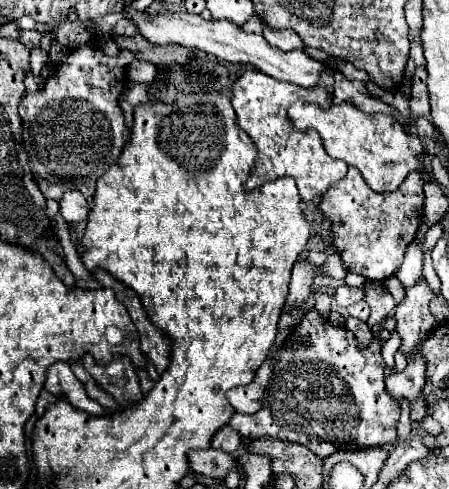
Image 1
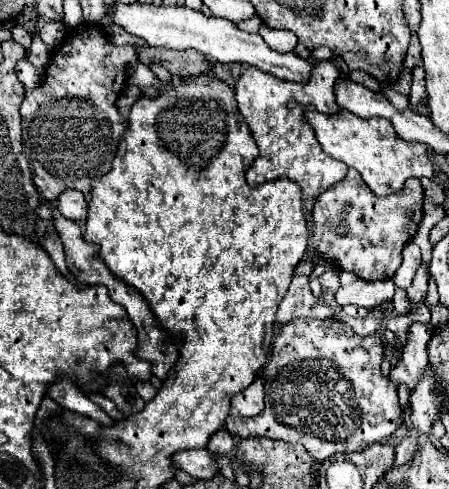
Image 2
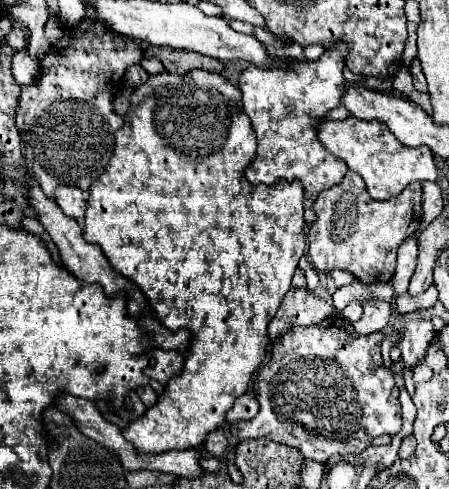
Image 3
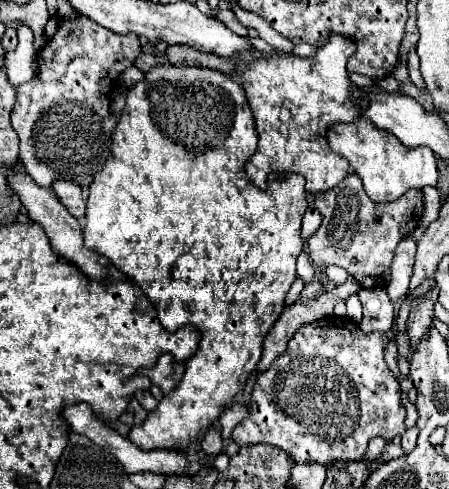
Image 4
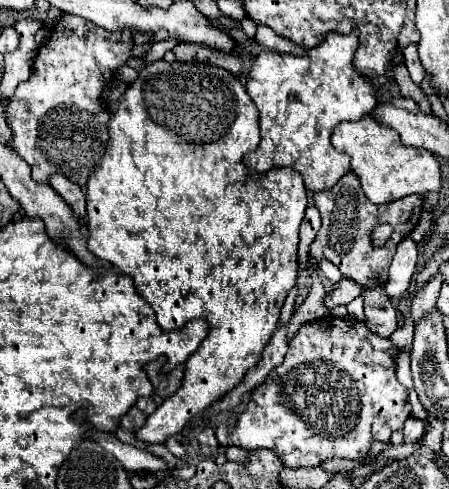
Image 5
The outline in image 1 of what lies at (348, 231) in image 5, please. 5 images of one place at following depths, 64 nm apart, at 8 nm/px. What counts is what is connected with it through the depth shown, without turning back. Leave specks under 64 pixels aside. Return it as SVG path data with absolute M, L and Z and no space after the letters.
M350 166L348 174L328 188L322 196L320 212L330 220L330 240L346 270L372 282L384 282L396 274L402 264L404 250L414 240L422 222L422 186L422 176L412 172L412 176L408 176L396 192L386 192L386 196L380 196L368 188L360 170Z

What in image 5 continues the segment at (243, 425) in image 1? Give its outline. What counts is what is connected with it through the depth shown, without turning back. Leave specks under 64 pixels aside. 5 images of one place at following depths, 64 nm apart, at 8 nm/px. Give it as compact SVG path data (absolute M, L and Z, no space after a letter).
M328 316L324 320L304 324L290 340L280 368L270 372L268 380L252 392L246 410L230 432L232 444L244 450L274 450L286 468L318 466L326 458L362 460L374 440L390 442L392 432L400 430L412 412L408 388L396 380L398 356L398 346L376 336L374 332L368 332L366 324L360 320Z

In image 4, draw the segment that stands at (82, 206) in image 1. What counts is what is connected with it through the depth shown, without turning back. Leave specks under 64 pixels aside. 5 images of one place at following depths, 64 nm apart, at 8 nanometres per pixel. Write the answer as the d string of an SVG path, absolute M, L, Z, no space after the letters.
M56 180L52 184L52 190L56 192L56 196L60 198L60 202L68 208L68 212L72 216L76 216L76 218L82 218L84 216L86 202L82 198L82 190L76 184L72 184L68 180Z

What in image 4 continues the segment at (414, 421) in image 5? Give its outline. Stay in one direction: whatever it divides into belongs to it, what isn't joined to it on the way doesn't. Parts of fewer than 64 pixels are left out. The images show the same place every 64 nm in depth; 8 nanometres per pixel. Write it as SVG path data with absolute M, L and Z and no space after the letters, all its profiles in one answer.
M416 426L408 428L408 430L404 432L404 436L402 436L402 448L404 448L406 452L412 452L412 448L416 446L416 438L418 438L418 428L416 428Z

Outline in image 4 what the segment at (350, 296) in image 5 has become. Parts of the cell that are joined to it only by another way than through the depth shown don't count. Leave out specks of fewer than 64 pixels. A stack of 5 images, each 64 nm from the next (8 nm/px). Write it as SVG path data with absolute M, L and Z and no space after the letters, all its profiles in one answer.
M349 277L344 284L338 286L331 292L325 291L317 279L306 283L298 299L295 301L294 306L292 306L292 308L284 308L284 312L280 314L280 318L278 318L276 324L272 326L272 332L266 336L266 340L264 340L264 352L262 352L262 358L260 358L260 362L258 362L254 374L266 372L266 370L270 368L270 364L272 364L278 356L282 356L282 354L286 352L286 344L288 344L290 336L296 332L296 328L300 328L302 324L308 324L308 322L312 322L312 320L320 320L320 318L324 318L324 316L332 316L336 303L341 300L346 301L351 295L358 293L360 289L360 284L352 277Z

